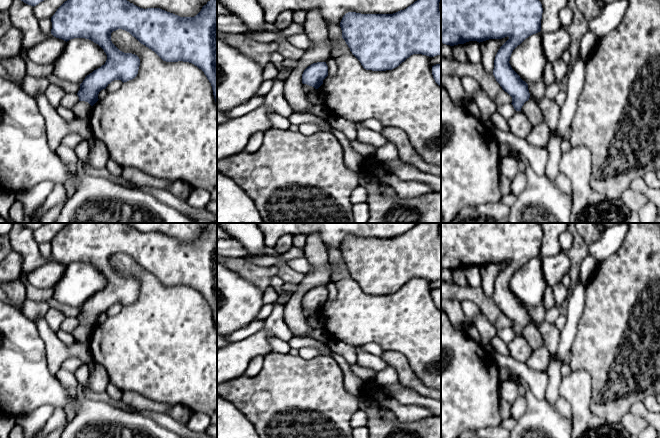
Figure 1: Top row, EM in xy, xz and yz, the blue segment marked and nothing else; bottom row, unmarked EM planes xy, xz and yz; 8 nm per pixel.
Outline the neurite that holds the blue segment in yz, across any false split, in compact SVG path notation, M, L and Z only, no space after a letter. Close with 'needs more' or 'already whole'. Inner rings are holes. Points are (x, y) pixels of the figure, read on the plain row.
M441 223L441 267L454 270L469 265L483 266L489 263L509 263L498 274L493 299L502 313L512 321L512 329L516 335L530 322L528 308L512 293L509 285L513 274L526 262L541 255L543 232L539 223Z | already whole

